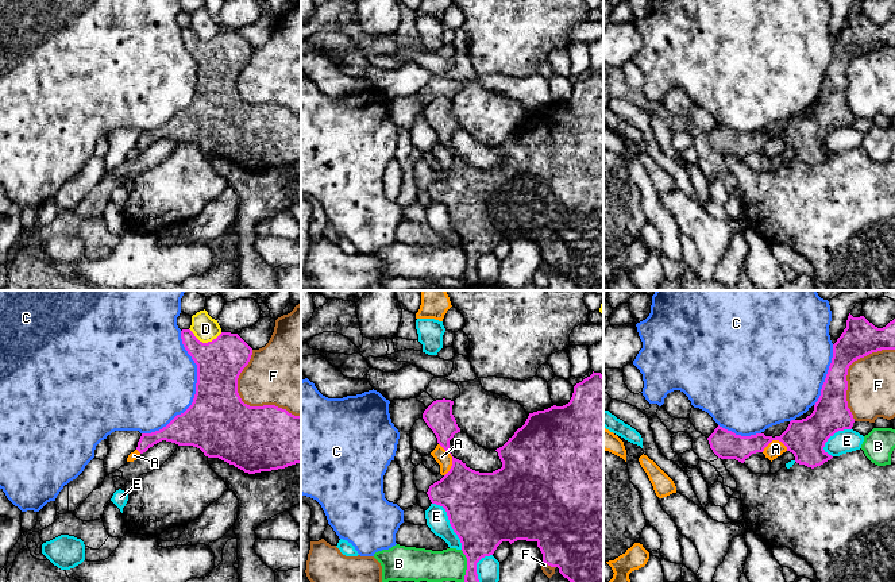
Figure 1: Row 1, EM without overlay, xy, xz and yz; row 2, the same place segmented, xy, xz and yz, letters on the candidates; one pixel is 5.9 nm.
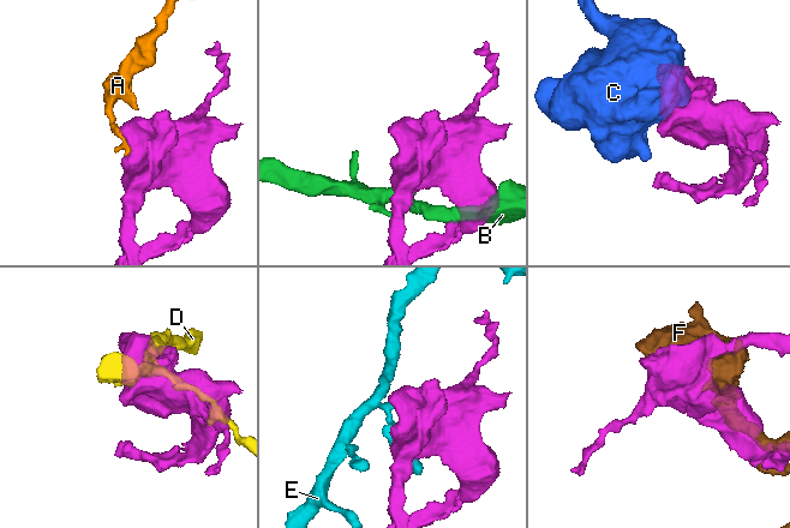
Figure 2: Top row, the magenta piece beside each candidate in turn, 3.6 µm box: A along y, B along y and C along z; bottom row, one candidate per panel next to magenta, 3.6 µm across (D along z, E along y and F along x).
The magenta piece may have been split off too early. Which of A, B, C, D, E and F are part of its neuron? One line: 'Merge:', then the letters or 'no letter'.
Merge: no letter

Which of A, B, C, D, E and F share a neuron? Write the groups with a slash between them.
A / B / C / D / E / F

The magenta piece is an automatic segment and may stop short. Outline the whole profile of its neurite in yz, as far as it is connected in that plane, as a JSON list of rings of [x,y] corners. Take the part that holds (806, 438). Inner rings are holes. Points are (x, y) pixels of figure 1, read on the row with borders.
[[[849,313],[846,328],[833,344],[832,363],[822,385],[821,396],[815,402],[814,411],[810,416],[802,420],[791,420],[787,429],[780,436],[775,438],[765,436],[764,433],[741,436],[718,425],[707,438],[710,448],[721,459],[736,459],[744,463],[745,459],[752,454],[763,452],[772,440],[779,440],[787,447],[787,451],[794,454],[796,463],[811,469],[823,465],[833,458],[823,450],[828,439],[838,431],[852,429],[855,423],[853,415],[848,408],[846,401],[846,375],[849,366],[855,361],[882,350],[895,350],[895,319],[886,327],[877,328],[864,316],[853,317]]]

